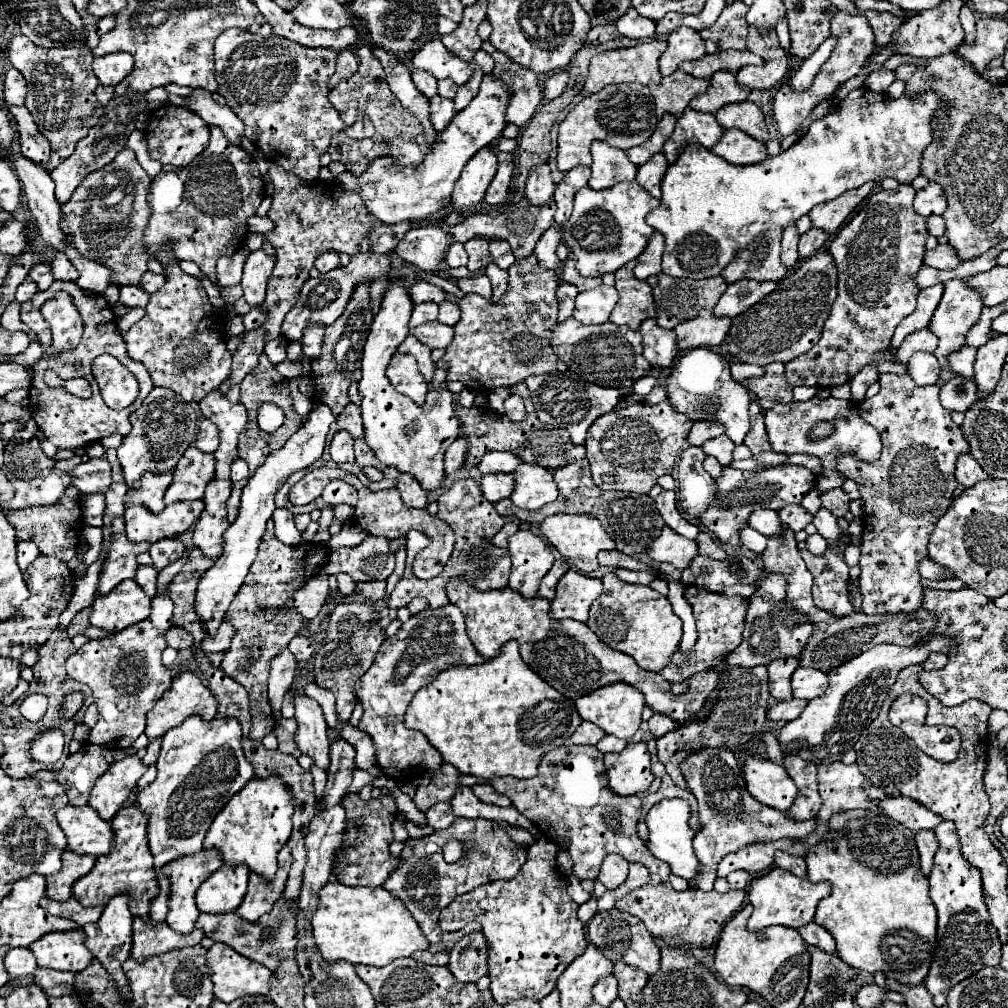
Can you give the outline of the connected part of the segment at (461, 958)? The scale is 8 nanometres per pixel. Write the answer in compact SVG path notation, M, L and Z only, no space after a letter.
M470 933L456 943L450 951L448 969L452 975L462 983L476 983L480 977L486 975L488 953L486 953L486 939L482 933Z

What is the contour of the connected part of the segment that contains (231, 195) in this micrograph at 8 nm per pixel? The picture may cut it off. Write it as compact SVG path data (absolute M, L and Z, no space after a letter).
M210 127L210 131L212 139L208 147L188 167L160 173L152 179L152 217L144 231L144 241L148 243L148 253L154 255L170 237L174 241L172 251L176 251L176 257L196 263L212 281L216 259L232 255L236 247L244 245L248 235L246 219L256 213L264 199L264 181L256 161L242 147L228 143L220 127Z

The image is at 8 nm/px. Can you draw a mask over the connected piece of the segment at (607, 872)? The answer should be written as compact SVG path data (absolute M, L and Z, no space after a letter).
M608 855L602 863L598 879L606 885L606 889L616 889L626 881L628 875L628 861L620 855Z

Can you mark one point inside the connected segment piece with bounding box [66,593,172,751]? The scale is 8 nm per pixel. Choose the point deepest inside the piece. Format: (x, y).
(124, 670)

